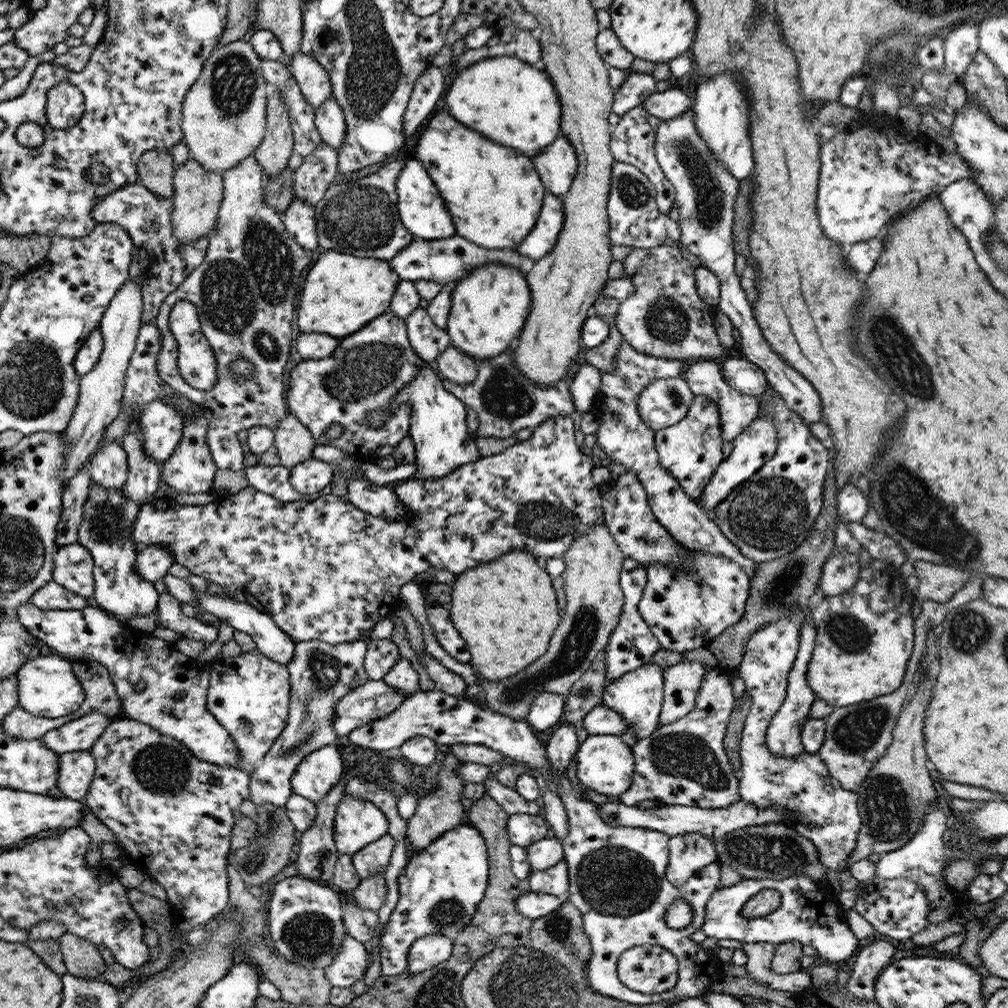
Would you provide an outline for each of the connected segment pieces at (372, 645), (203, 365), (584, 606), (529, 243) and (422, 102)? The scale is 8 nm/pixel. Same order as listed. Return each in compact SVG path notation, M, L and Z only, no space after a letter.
M372 638L365 653L365 670L369 680L383 680L386 673L401 659L398 646L391 639Z
M188 301L177 302L173 306L169 322L172 334L179 344L178 374L181 374L182 380L196 390L206 392L206 390L212 389L212 386L218 381L218 363L216 363L216 356L210 343L201 331L201 322L196 307Z
M596 523L587 533L576 538L562 559L567 598L562 620L552 636L548 652L518 674L487 682L482 687L490 710L517 721L526 720L532 701L540 693L550 691L566 697L576 680L588 670L590 663L606 650L612 631L619 623L625 601L619 576L625 556L606 523Z
M546 193L534 228L514 248L535 262L544 258L556 244L564 222L564 207L560 196Z
M432 65L417 78L403 118L403 135L408 143L416 138L420 124L436 108L442 90L444 90L444 74L440 67Z

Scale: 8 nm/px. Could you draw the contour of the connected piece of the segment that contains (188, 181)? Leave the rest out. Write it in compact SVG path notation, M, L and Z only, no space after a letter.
M194 159L186 160L184 166L182 164L175 166L173 187L172 200L175 204L173 230L175 237L185 245L197 241L208 231L213 231L221 210L221 202L224 199L224 174L206 170Z

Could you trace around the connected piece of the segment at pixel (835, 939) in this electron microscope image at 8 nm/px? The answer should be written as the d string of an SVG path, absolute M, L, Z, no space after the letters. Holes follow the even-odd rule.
M796 875L796 878L783 881L743 880L734 886L719 888L712 893L706 904L706 922L702 923L701 931L708 938L717 938L718 941L769 942L776 945L796 940L803 945L813 946L817 950L815 958L824 958L826 963L837 965L847 961L860 944L860 939L845 922L838 896L819 882L810 879L808 875ZM765 889L778 890L782 898L780 908L763 918L742 917L744 904L758 894L758 891Z

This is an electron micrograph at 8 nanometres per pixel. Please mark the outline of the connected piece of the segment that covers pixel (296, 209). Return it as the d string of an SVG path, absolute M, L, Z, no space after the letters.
M293 198L290 206L282 215L285 229L305 250L314 250L320 245L317 238L317 211L315 207L301 198Z

